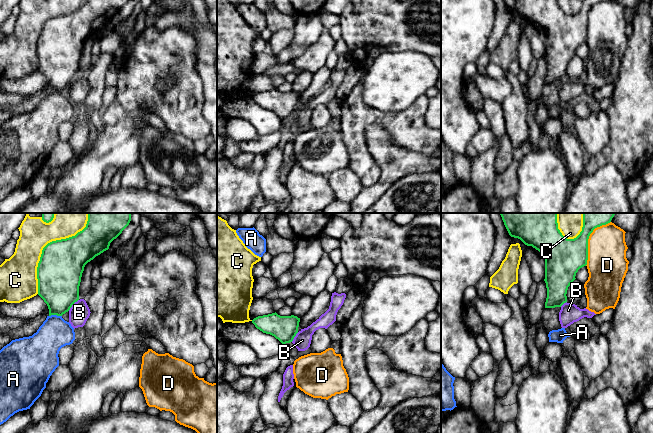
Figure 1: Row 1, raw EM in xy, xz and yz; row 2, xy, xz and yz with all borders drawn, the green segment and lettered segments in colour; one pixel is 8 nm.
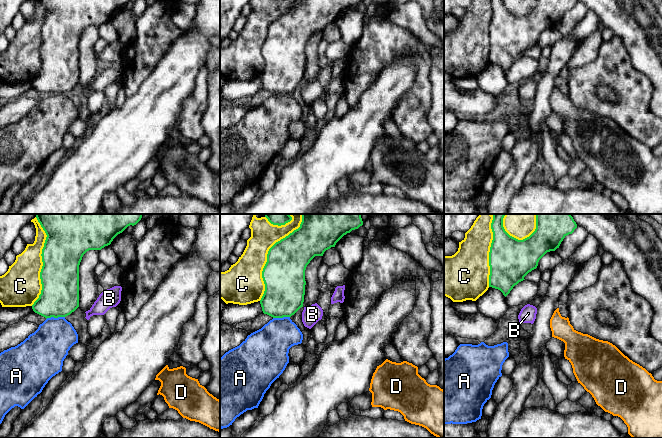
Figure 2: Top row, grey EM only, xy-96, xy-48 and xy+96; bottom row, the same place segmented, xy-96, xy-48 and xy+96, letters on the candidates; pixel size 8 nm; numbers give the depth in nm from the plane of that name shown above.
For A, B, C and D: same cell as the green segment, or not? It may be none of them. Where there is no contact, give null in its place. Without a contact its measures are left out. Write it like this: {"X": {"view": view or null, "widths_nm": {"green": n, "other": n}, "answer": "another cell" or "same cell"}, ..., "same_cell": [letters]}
{"A": {"view": "xy", "widths_nm": {"green": 340, "other": 260}, "answer": "another cell"}, "B": {"view": "xy", "widths_nm": {"green": 340, "other": 160}, "answer": "another cell"}, "C": {"view": "xy", "widths_nm": {"green": 360, "other": 240}, "answer": "another cell"}, "D": {"view": "yz", "widths_nm": {"green": 300, "other": 320}, "answer": "another cell"}, "same_cell": []}

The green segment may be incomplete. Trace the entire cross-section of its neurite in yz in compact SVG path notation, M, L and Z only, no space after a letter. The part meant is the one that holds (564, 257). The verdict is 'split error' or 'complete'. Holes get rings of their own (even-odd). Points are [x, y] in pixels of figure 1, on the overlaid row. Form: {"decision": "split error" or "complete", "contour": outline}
{"decision": "complete", "contour": "M500 213L511 237L532 246L545 258L545 283L547 298L545 308L561 307L567 302L567 290L576 279L578 270L587 265L588 239L593 230L611 222L615 213L583 213L583 227L574 239L567 239L558 229L557 213Z"}

